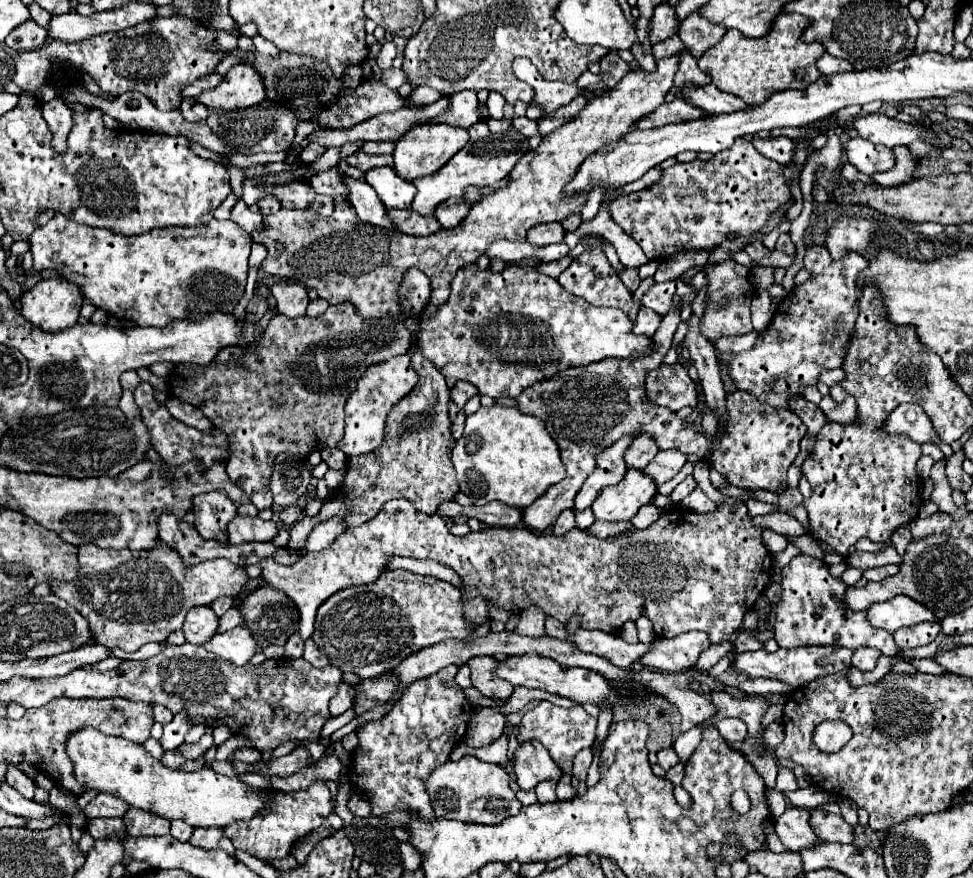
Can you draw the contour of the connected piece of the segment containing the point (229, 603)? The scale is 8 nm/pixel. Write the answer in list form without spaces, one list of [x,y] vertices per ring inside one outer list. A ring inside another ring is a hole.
[[[219,597],[219,599],[215,599],[213,601],[213,605],[211,605],[211,609],[221,617],[225,611],[229,611],[231,607],[235,605],[235,599],[229,599],[229,597]]]

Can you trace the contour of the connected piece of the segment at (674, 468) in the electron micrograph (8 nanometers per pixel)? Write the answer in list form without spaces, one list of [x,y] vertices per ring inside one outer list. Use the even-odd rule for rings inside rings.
[[[673,449],[659,451],[655,459],[643,469],[643,473],[651,475],[657,485],[663,485],[665,481],[673,479],[685,463],[687,463],[687,455],[681,451],[673,451]]]

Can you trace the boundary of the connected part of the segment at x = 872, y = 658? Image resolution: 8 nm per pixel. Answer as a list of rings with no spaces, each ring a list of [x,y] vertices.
[[[859,647],[855,649],[855,655],[853,655],[853,665],[859,669],[859,671],[869,671],[875,667],[877,659],[881,657],[881,653],[873,647]]]

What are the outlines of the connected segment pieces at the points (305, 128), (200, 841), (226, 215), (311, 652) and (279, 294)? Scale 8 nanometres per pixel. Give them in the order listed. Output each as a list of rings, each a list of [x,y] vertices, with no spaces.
[[[299,123],[296,128],[296,135],[294,137],[292,145],[297,145],[301,141],[304,140],[304,138],[309,135],[309,133],[313,133],[313,131],[319,131],[319,127],[317,127],[317,123]]]
[[[199,827],[193,831],[193,837],[189,843],[195,847],[203,847],[203,849],[223,849],[229,855],[235,853],[233,843],[223,835],[221,827],[207,827],[207,829]]]
[[[230,193],[227,199],[213,211],[213,217],[218,220],[228,220],[230,218],[230,210],[236,204],[237,198],[234,193]]]
[[[307,639],[305,641],[305,655],[303,655],[311,665],[315,665],[315,667],[325,667],[325,665],[329,665],[329,659],[317,649],[317,645],[311,641],[311,639]]]
[[[281,281],[271,287],[271,293],[277,299],[277,309],[285,317],[299,317],[305,315],[309,297],[307,297],[307,287],[303,283],[293,283],[293,281]]]

